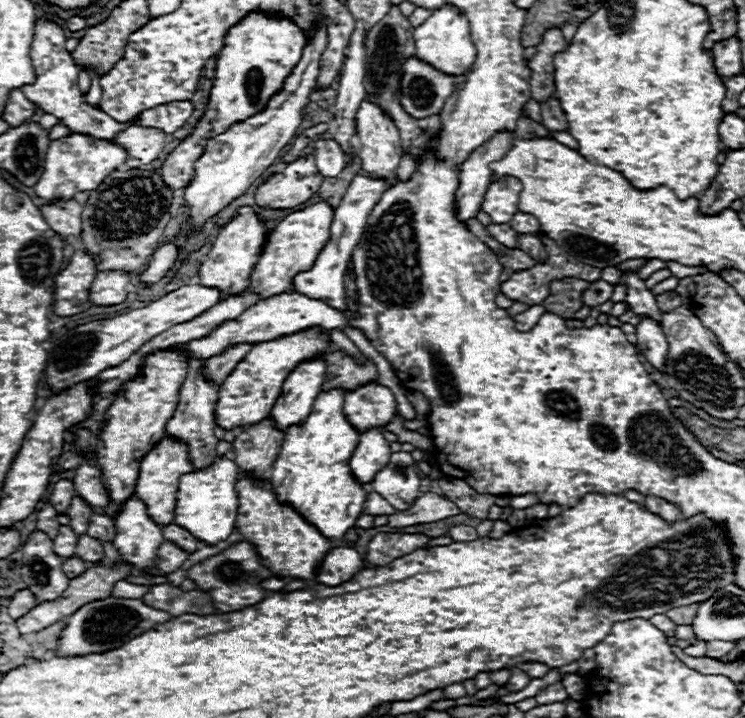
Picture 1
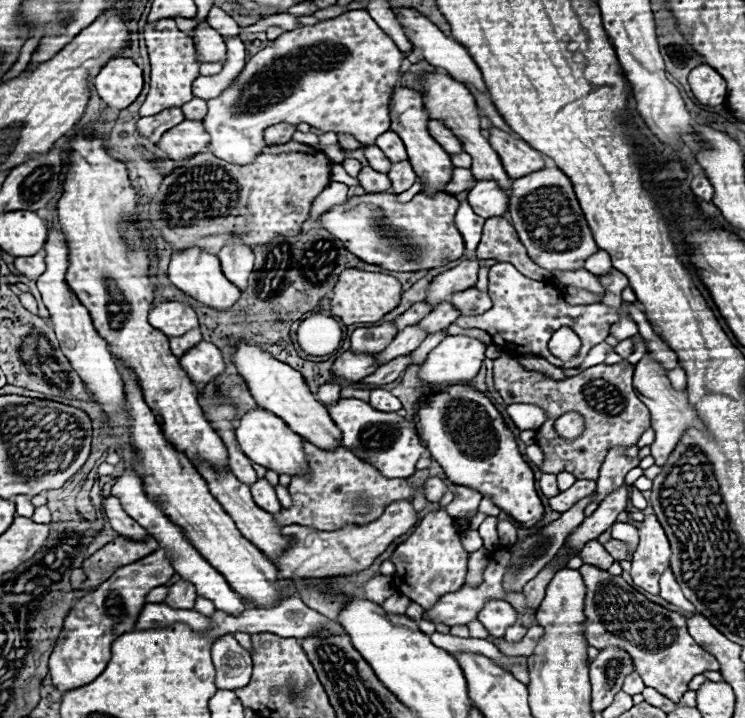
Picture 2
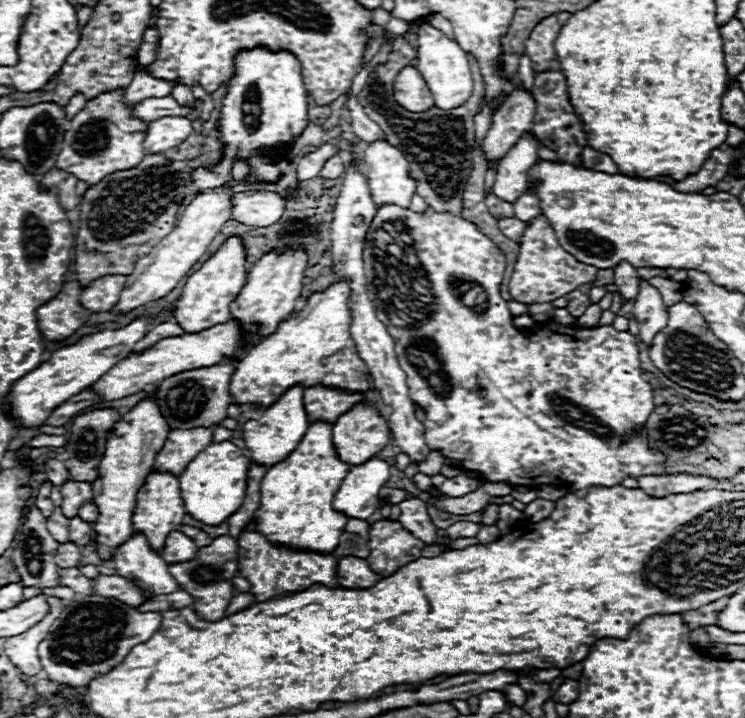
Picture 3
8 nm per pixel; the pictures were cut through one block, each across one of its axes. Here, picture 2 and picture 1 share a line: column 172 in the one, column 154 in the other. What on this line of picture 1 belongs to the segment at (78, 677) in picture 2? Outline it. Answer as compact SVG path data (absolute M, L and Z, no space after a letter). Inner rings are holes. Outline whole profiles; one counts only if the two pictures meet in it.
M166 540L166 542L162 542L162 546L158 550L158 570L150 570L150 574L154 574L154 576L164 574L166 576L166 574L178 570L186 558L188 558L188 554L182 548L178 548L176 544Z

